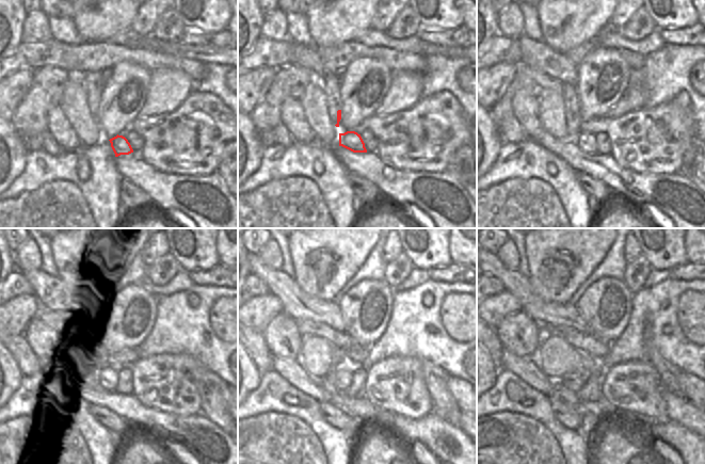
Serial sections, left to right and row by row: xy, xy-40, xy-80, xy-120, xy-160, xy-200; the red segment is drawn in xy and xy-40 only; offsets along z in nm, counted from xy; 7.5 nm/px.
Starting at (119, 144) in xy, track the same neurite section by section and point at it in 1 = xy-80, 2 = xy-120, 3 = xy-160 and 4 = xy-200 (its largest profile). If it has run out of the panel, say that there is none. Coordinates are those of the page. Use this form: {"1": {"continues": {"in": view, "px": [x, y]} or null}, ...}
{"1": {"continues": {"in": "xy-80", "px": [587, 143]}}, "2": {"continues": {"in": "xy-120", "px": [106, 378]}}, "3": {"continues": {"in": "xy-160", "px": [340, 376]}}, "4": {"continues": {"in": "xy-200", "px": [573, 381]}}}

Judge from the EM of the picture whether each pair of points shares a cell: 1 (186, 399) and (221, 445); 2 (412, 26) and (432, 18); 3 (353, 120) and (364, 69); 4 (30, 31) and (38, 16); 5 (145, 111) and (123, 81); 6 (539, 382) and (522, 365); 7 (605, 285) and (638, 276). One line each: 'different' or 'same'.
1: different
2: different
3: same
4: same
5: different
6: same
7: different

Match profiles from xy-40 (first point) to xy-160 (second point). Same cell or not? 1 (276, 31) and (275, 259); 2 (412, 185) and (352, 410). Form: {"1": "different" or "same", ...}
{"1": "same", "2": "same"}

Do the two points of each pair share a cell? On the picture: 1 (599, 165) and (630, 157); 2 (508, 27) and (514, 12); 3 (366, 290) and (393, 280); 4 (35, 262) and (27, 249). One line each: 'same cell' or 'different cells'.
1: different cells
2: same cell
3: different cells
4: same cell

